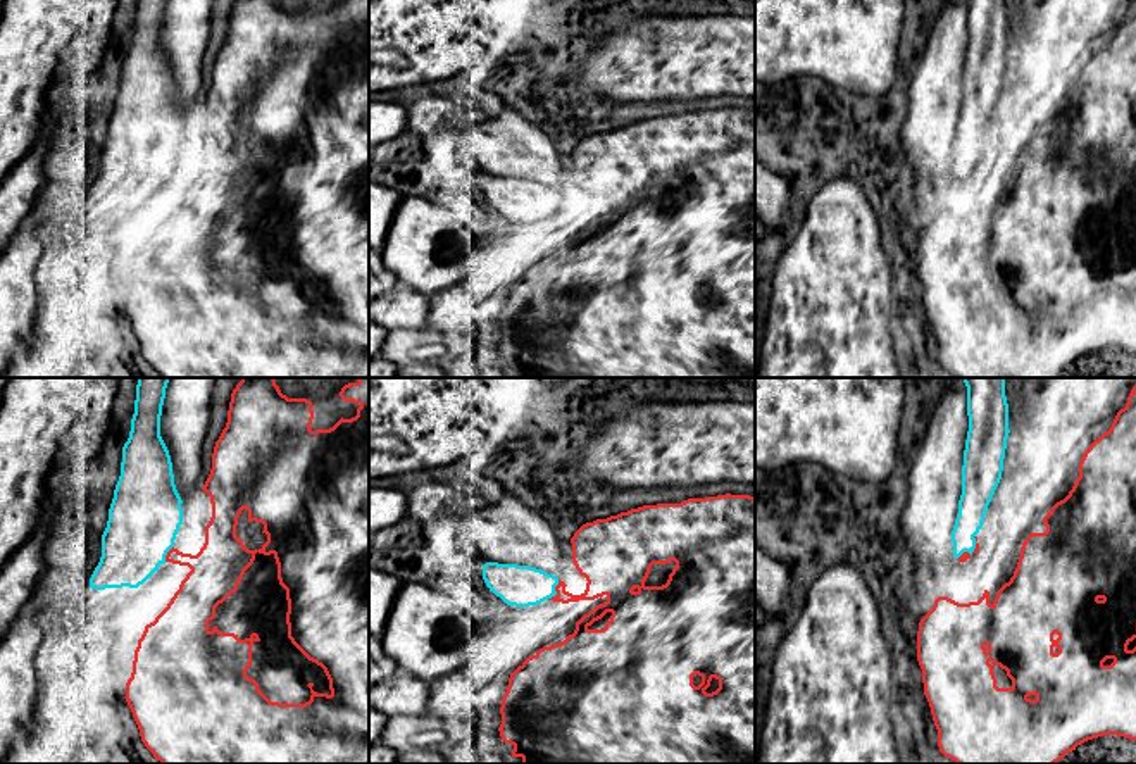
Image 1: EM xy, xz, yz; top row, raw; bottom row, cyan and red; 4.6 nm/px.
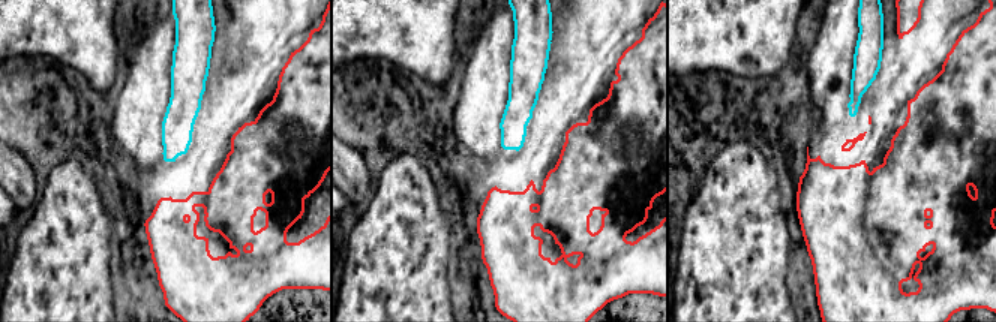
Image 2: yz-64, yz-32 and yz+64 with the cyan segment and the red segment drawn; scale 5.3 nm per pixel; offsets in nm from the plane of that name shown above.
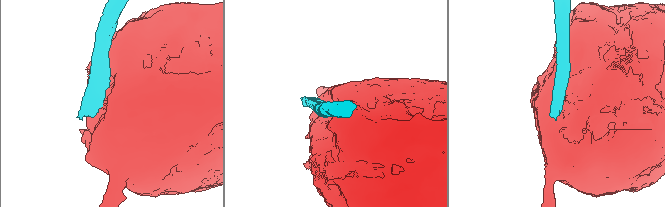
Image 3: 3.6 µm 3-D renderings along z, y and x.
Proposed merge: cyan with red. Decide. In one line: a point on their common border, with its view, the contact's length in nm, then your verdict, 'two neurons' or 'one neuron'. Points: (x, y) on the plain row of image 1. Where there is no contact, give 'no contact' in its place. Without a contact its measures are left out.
xz (555, 206) | 110 nm | two neurons

